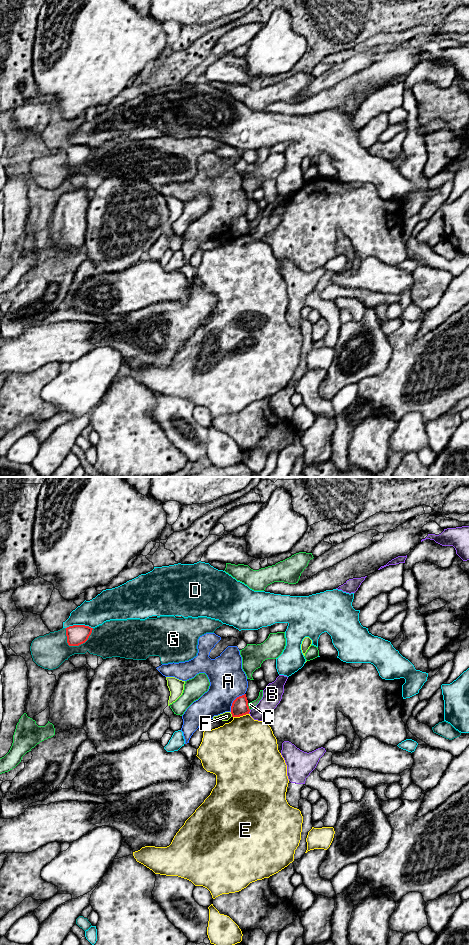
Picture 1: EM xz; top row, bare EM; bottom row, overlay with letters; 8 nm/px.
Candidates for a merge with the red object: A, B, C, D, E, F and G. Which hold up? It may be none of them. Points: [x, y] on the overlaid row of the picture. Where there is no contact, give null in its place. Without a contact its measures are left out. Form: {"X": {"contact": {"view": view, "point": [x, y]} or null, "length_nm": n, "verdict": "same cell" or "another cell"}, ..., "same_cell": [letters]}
{"A": {"contact": {"view": "xz", "point": [233, 701]}, "length_nm": 190, "verdict": "another cell"}, "B": {"contact": {"view": "xz", "point": [249, 711]}, "length_nm": 40, "verdict": "another cell"}, "C": {"contact": {"view": "xz", "point": [248, 706]}, "length_nm": 60, "verdict": "another cell"}, "D": {"contact": {"view": "xz", "point": [78, 625]}, "length_nm": 220, "verdict": "another cell"}, "E": {"contact": {"view": "xz", "point": [240, 715]}, "length_nm": 130, "verdict": "another cell"}, "F": {"contact": {"view": "xz", "point": [231, 713]}, "length_nm": 40, "verdict": "another cell"}, "G": {"contact": {"view": "xz", "point": [82, 643]}, "length_nm": 260, "verdict": "another cell"}, "same_cell": []}

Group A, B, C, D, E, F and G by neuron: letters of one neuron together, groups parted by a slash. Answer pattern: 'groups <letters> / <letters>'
groups A / B / C / D / E / F / G

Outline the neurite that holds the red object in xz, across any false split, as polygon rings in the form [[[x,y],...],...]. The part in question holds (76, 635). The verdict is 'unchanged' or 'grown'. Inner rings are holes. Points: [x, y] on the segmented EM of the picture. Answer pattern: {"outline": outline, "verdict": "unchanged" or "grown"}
{"outline": [[[73,625],[65,629],[69,646],[79,646],[85,643],[93,630],[93,628],[85,625]]], "verdict": "unchanged"}

